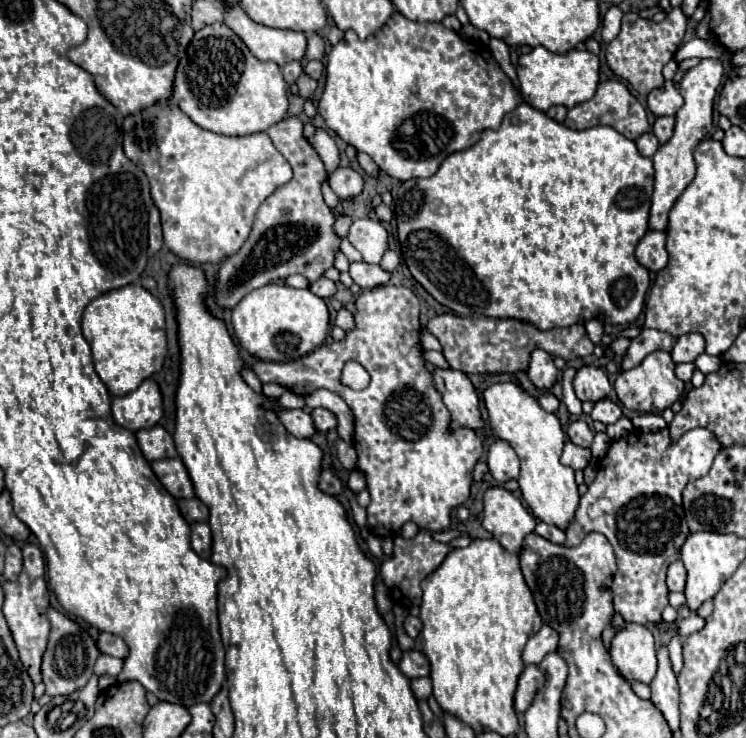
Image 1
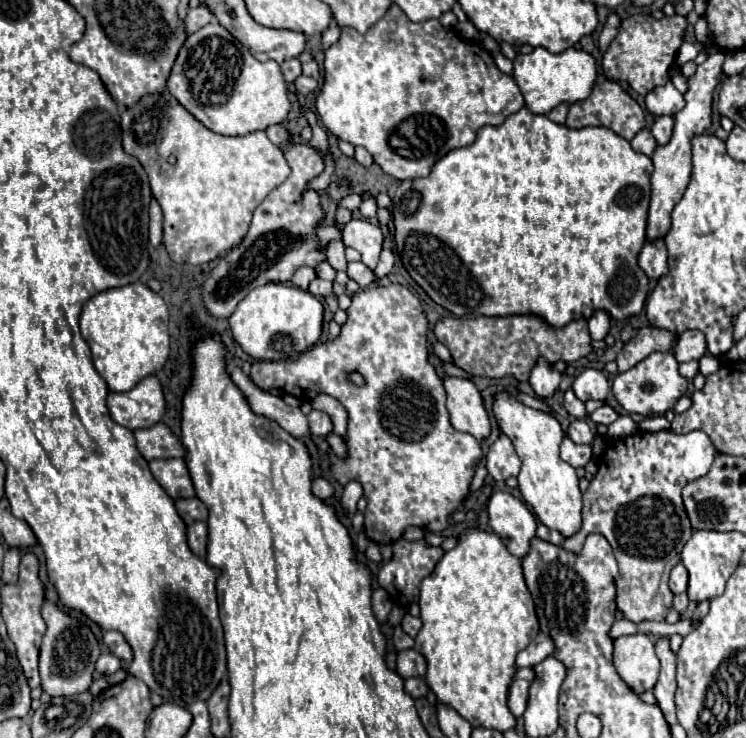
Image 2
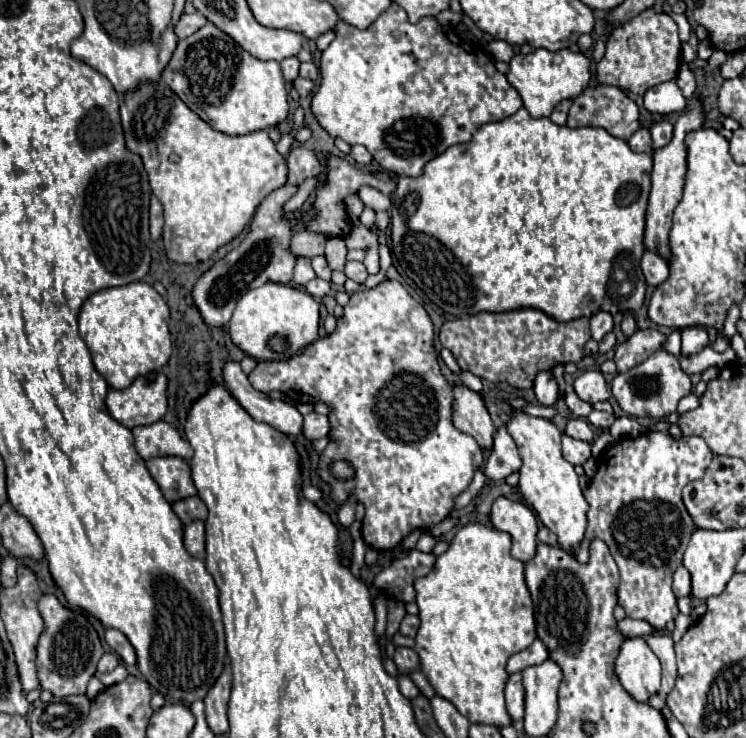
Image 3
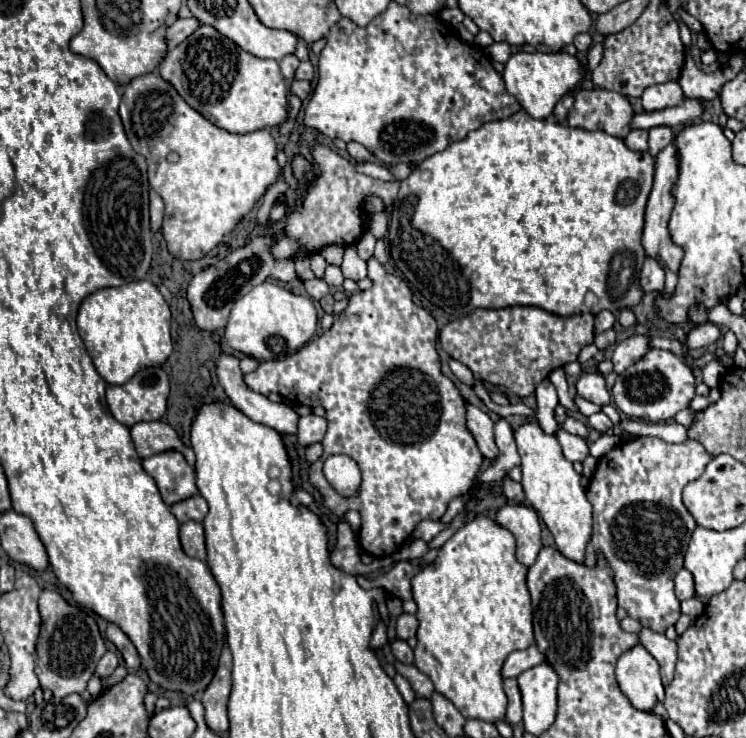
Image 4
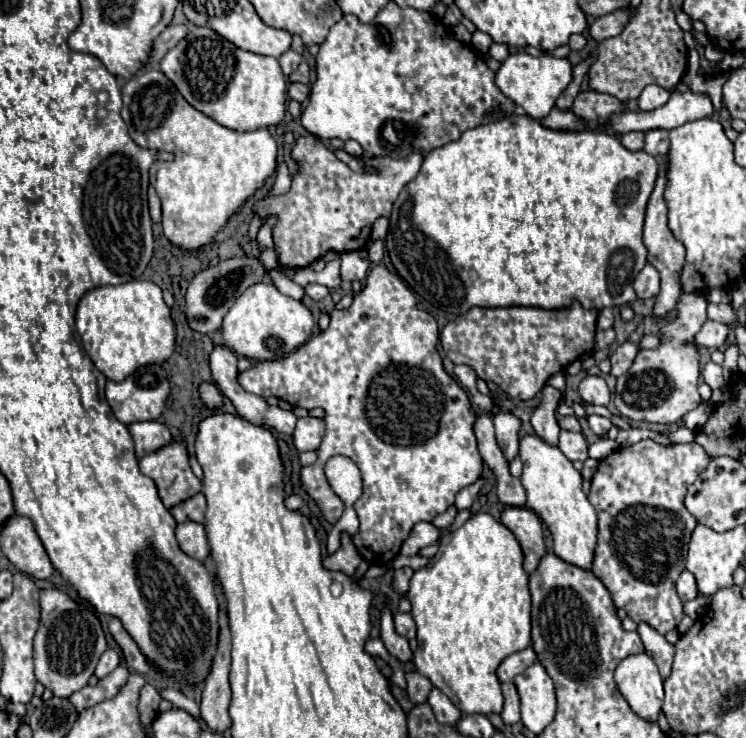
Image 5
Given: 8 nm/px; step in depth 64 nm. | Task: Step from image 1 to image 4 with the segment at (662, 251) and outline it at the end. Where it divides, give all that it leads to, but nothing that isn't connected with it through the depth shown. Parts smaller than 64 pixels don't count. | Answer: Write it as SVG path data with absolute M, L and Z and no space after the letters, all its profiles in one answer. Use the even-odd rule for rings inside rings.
M646 258L640 270L640 288L642 292L662 292L664 288L664 270L652 258Z

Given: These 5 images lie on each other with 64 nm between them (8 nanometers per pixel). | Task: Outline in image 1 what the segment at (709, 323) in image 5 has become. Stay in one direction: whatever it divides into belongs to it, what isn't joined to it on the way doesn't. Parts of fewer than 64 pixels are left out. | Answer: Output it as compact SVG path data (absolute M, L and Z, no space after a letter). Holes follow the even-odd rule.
M690 332L676 340L676 344L672 348L672 360L676 364L694 362L702 352L704 352L704 336L698 332Z

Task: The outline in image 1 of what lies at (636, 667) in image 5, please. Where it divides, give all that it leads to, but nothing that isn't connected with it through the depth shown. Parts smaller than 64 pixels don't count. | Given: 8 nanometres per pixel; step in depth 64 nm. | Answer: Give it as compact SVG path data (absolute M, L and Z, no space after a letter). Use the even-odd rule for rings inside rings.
M614 614L612 622L622 628L610 644L614 666L626 680L650 684L658 666L654 636L642 624L624 622L620 614Z

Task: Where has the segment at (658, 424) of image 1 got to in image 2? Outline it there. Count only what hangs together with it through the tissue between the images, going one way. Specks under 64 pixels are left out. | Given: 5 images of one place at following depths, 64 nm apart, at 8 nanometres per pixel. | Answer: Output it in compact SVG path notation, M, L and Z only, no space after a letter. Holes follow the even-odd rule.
M656 416L656 418L644 418L642 422L638 422L638 427L643 432L670 430L670 422L664 416Z

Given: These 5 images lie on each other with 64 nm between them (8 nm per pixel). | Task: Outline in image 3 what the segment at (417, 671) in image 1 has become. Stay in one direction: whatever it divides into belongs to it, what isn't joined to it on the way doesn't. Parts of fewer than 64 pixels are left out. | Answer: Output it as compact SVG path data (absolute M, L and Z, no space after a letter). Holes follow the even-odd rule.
M396 648L394 662L396 662L396 666L398 666L398 670L400 670L402 674L406 674L406 672L410 672L410 670L420 668L418 654L416 654L412 648Z

